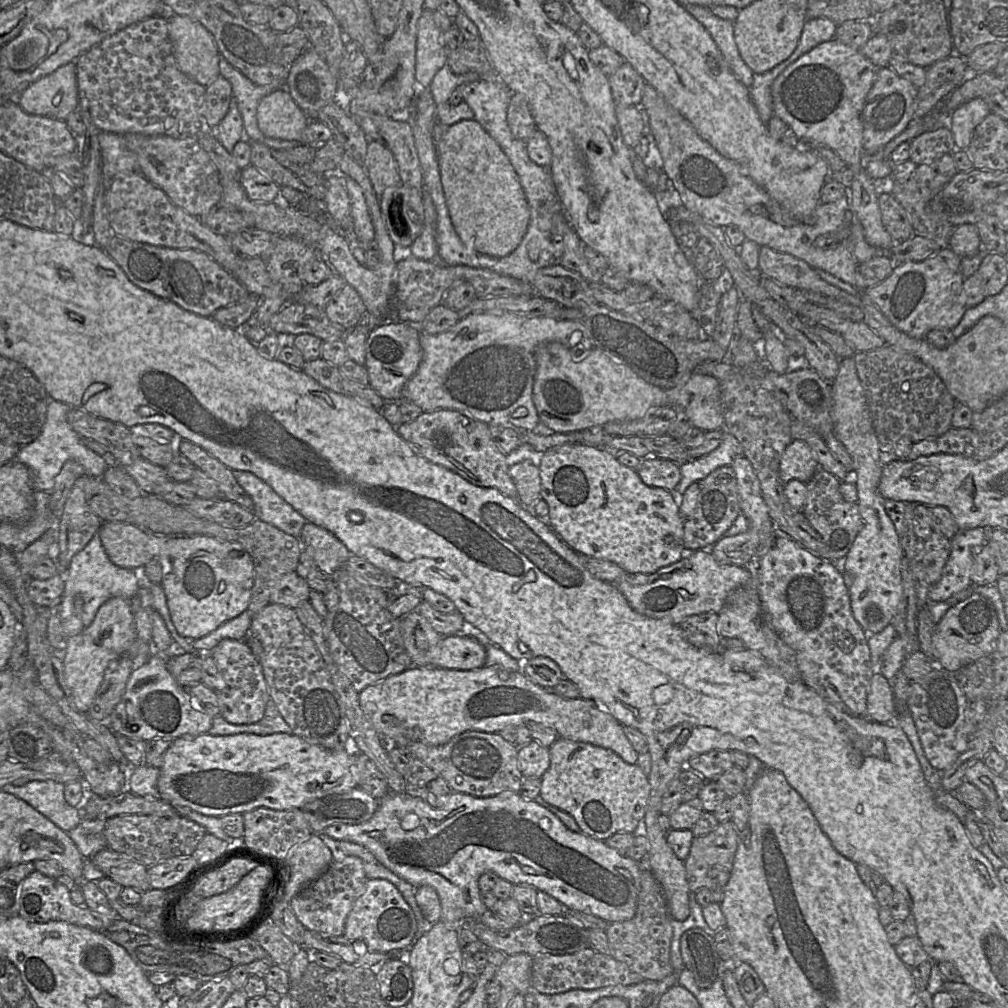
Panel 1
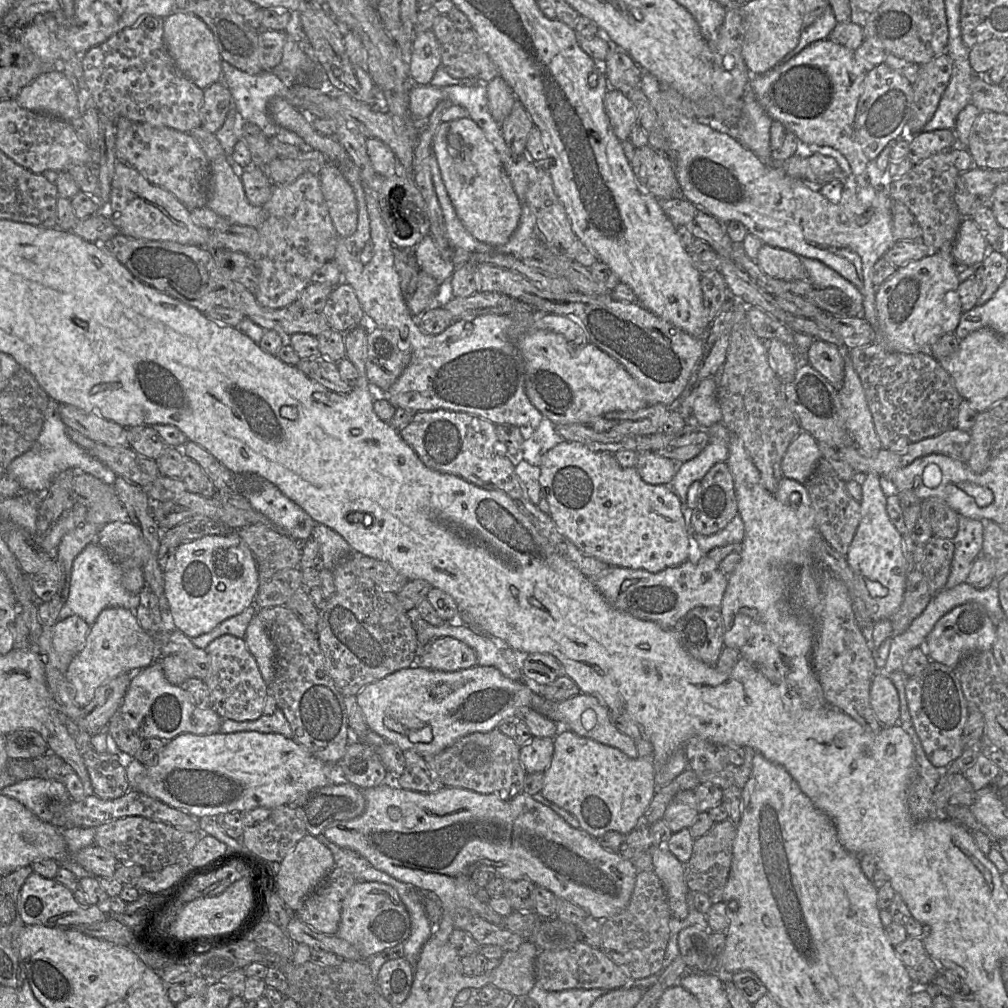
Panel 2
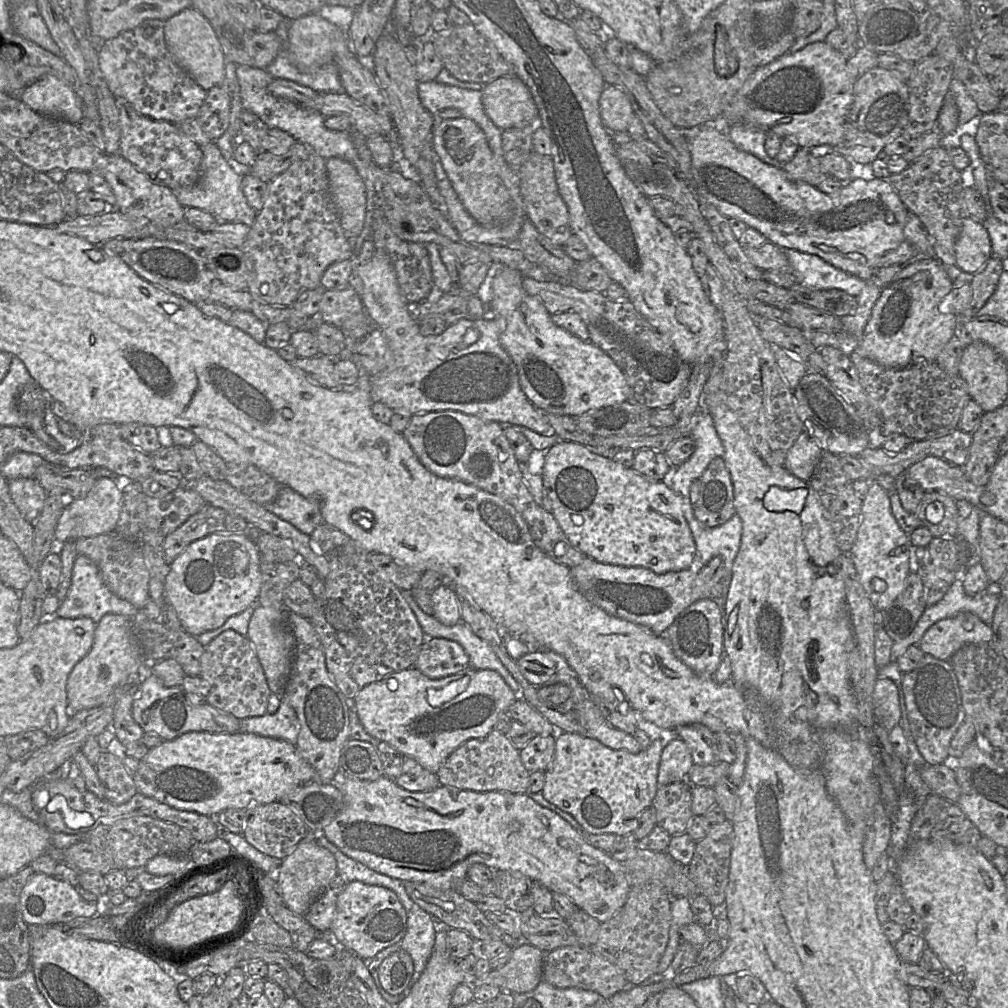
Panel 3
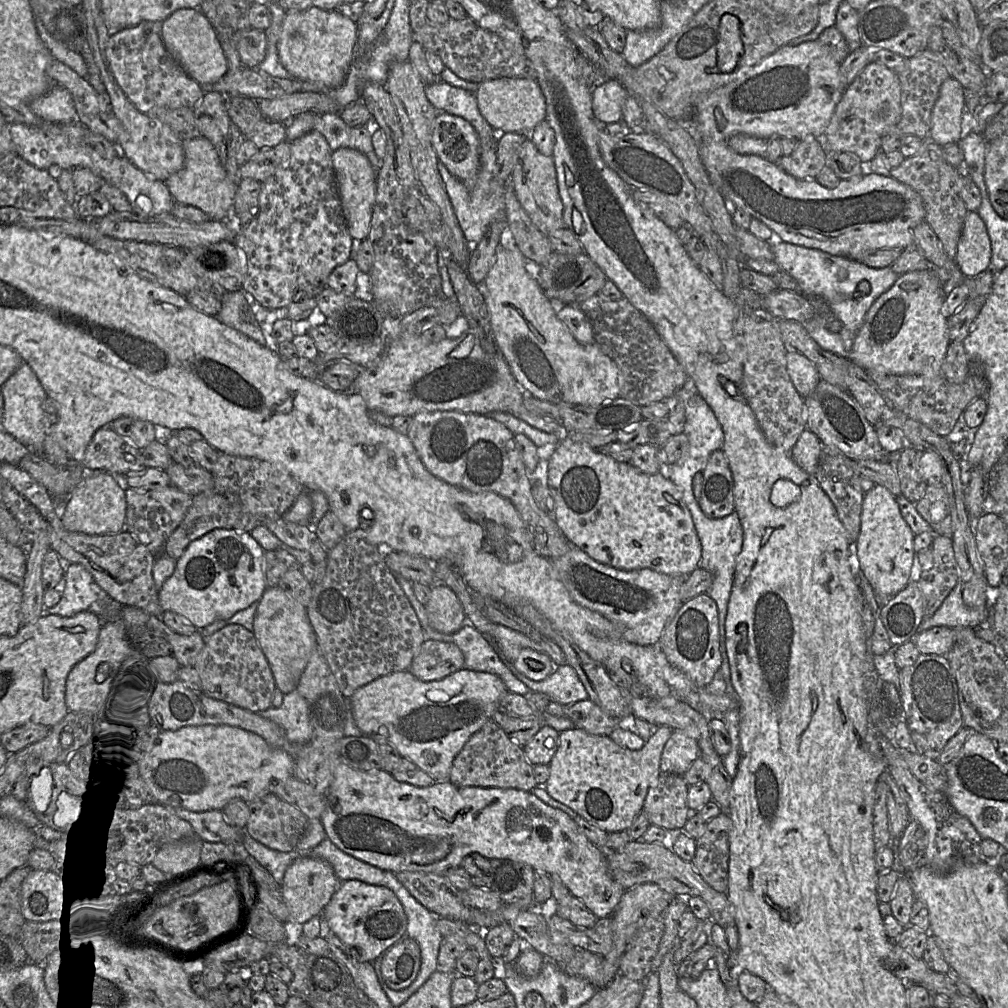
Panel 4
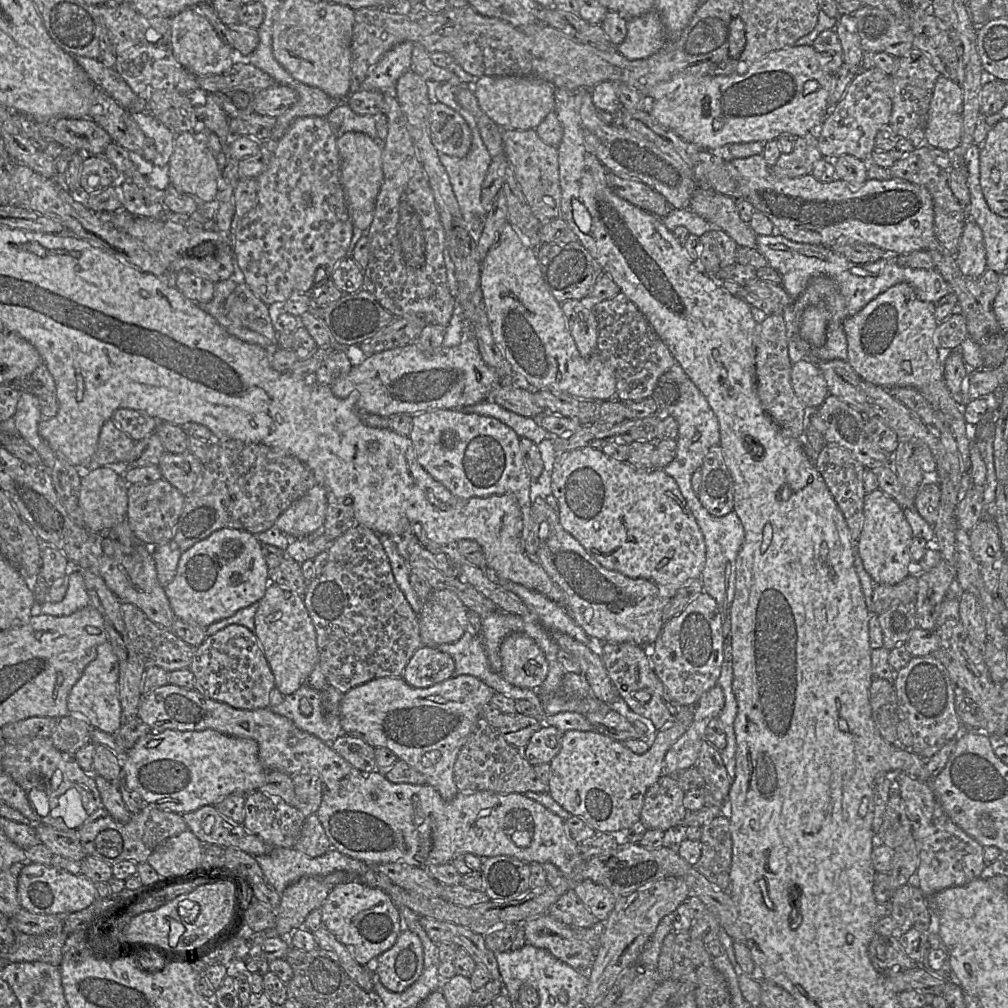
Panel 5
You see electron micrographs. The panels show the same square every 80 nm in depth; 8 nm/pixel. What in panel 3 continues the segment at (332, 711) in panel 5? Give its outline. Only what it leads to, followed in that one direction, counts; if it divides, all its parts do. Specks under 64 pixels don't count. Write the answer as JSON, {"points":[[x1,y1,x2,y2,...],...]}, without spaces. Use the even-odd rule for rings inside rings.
{"points":[[281,697,280,706,274,714,245,718,240,720,239,726,239,732,254,733,293,745,296,745,299,730,297,715,285,697]]}

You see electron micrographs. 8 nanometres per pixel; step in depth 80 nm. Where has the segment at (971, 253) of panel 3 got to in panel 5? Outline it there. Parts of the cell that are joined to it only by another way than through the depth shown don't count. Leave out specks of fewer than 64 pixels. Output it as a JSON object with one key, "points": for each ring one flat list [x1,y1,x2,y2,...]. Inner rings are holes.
{"points":[[971,219,966,222,955,259,961,273,970,278,977,278,988,269,982,231]]}

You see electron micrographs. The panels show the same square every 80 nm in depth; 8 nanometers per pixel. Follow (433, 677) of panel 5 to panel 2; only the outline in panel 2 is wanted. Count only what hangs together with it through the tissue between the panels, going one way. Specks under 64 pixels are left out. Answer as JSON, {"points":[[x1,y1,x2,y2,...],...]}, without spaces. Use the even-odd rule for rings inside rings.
{"points":[[445,636,422,647,416,664,430,670,453,672,477,665,477,656,465,643]]}

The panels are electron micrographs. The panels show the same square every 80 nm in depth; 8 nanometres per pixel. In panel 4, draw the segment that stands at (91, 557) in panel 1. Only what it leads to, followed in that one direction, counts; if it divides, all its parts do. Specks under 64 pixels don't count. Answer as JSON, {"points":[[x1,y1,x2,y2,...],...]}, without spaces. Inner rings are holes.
{"points":[[67,564,60,602,45,613,71,617,82,611,95,613,101,621,121,618,123,605,113,600,81,564]]}

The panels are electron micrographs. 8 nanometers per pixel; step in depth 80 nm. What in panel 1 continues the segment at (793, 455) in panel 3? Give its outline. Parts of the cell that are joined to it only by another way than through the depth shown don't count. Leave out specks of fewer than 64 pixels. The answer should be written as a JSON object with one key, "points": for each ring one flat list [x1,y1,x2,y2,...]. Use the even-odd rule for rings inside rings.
{"points":[[793,440,780,459,779,477,786,484,796,479,807,483,818,468,818,463,806,442]]}

